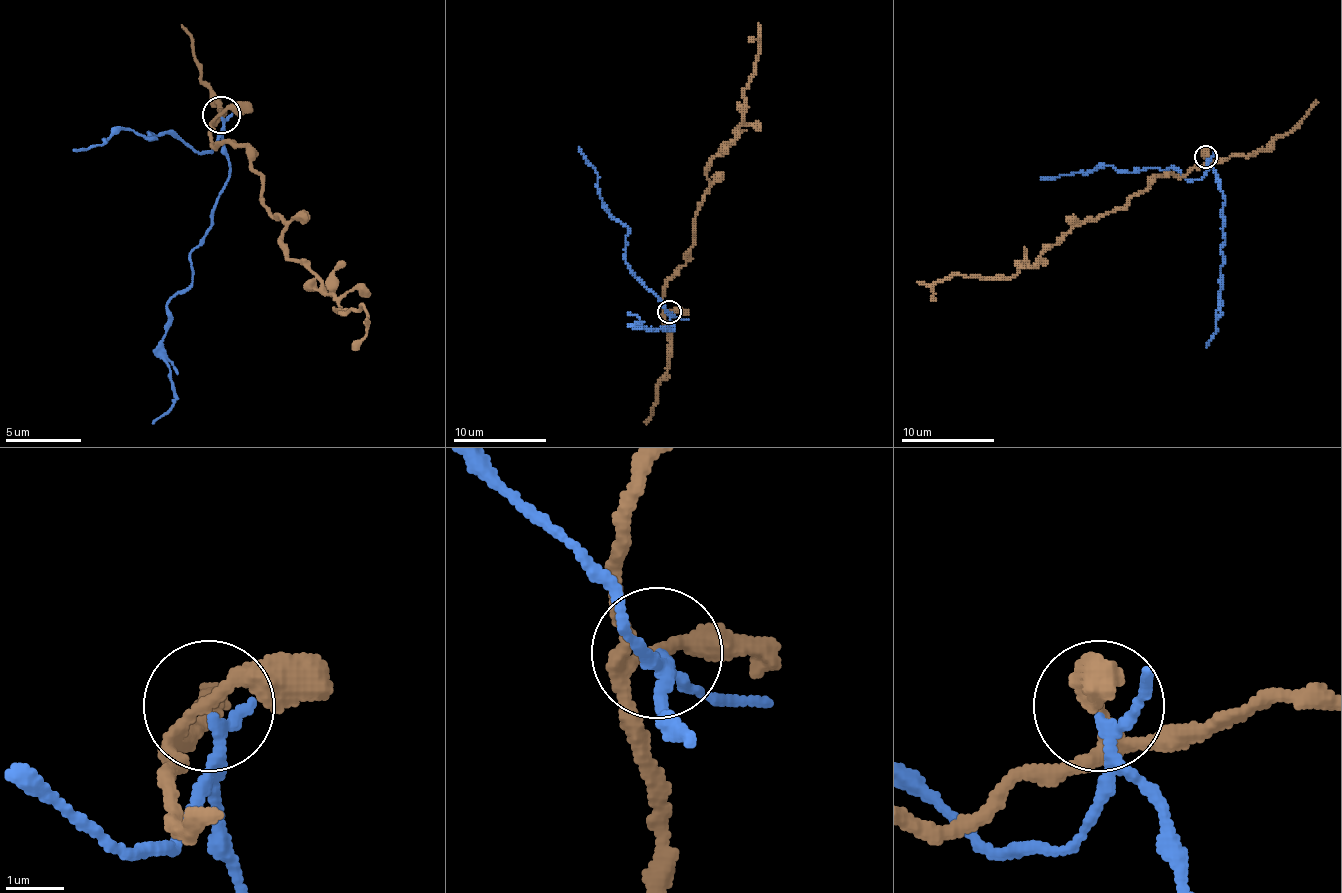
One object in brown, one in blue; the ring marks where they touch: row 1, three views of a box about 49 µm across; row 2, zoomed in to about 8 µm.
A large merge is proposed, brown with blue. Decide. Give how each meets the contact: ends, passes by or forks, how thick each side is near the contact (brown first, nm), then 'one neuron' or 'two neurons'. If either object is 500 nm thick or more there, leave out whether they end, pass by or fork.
brown forks | blue passes by | 190/160 nm | two neurons

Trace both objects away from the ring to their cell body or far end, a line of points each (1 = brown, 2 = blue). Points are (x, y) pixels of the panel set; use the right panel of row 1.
1: (1206, 156), (1187, 172), (1157, 177), (1120, 210), (1076, 224), (1010, 277), (945, 277), (933, 286), (936, 300)
2: (1206, 158), (1206, 170), (1199, 179), (1185, 179), (1171, 168), (1122, 172), (1101, 165), (1090, 172), (1041, 179)

